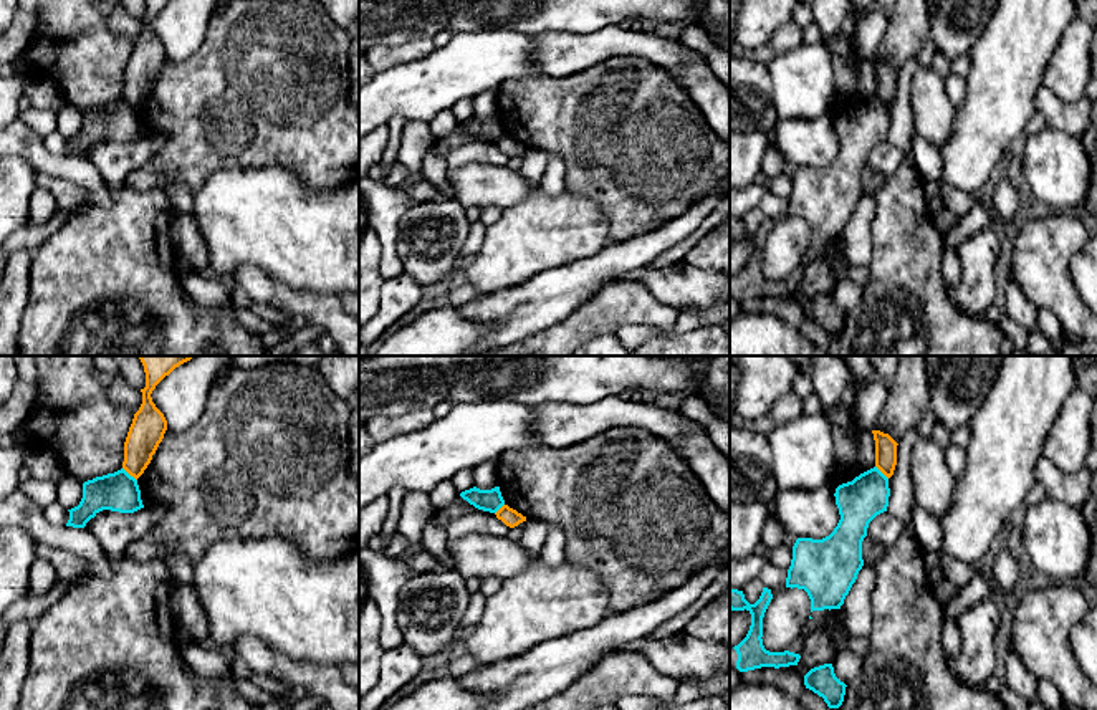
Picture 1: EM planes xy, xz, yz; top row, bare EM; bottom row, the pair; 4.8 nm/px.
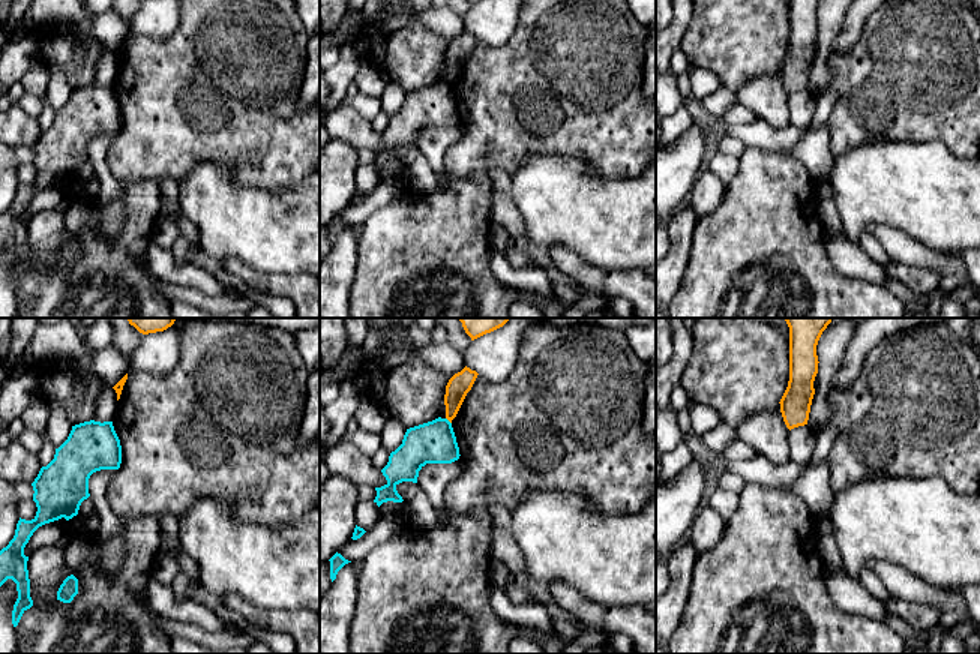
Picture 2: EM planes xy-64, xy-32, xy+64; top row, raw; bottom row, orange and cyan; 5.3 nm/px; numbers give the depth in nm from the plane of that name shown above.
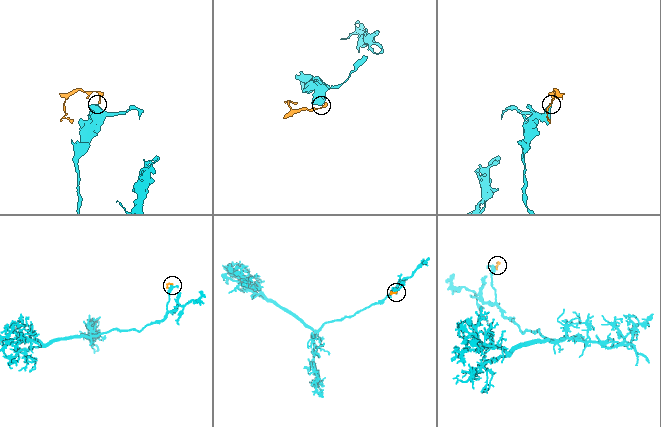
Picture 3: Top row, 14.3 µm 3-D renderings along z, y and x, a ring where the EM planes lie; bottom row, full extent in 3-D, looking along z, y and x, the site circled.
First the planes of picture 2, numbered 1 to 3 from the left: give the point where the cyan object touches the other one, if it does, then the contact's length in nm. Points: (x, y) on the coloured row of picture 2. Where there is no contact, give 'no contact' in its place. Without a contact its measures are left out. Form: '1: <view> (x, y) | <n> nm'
1: no contact
2: xy-32 (447, 419) | 50 nm
3: no contact

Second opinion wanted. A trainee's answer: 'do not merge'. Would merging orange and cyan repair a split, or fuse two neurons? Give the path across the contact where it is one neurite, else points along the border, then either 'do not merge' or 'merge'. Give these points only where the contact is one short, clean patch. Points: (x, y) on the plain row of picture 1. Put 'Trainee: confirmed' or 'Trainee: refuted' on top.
Trainee: confirmed
border xy (123, 96), (136, 110); do not merge

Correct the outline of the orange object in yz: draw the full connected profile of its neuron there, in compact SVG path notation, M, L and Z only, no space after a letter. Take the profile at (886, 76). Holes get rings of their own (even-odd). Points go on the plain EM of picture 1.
M872 60L875 70L875 96L890 108L897 94L897 71L880 60Z

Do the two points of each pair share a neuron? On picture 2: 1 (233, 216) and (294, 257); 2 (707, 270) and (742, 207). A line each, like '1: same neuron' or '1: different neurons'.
1: same neuron
2: same neuron

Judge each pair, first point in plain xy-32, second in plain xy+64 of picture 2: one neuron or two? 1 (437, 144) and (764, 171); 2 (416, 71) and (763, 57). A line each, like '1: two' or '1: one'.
1: two
2: one

